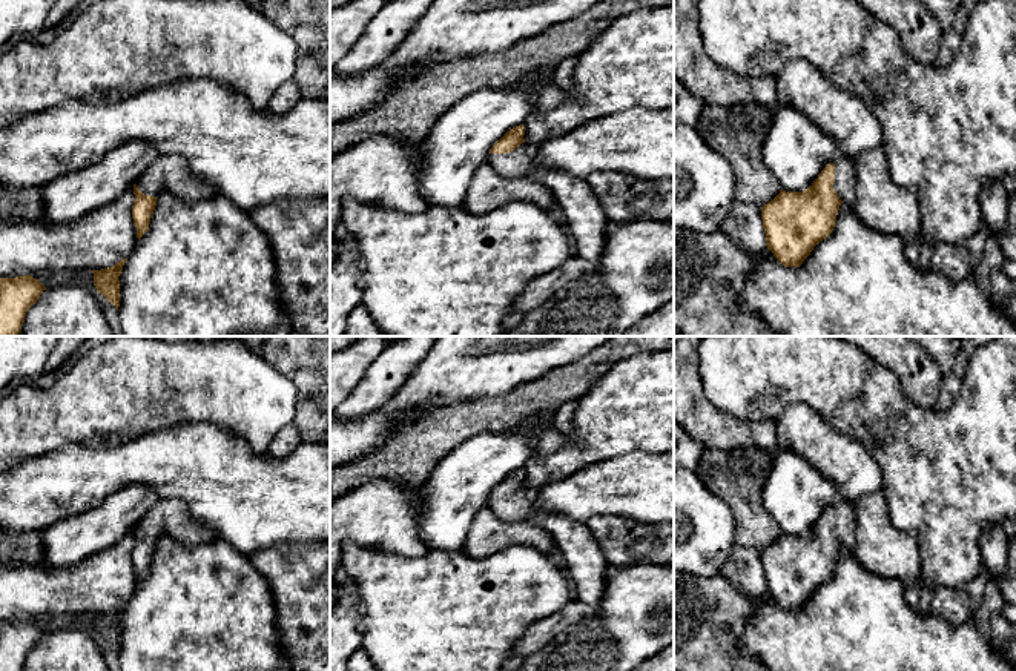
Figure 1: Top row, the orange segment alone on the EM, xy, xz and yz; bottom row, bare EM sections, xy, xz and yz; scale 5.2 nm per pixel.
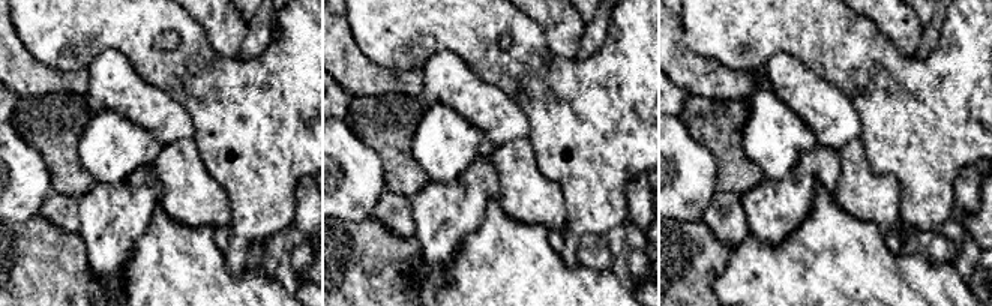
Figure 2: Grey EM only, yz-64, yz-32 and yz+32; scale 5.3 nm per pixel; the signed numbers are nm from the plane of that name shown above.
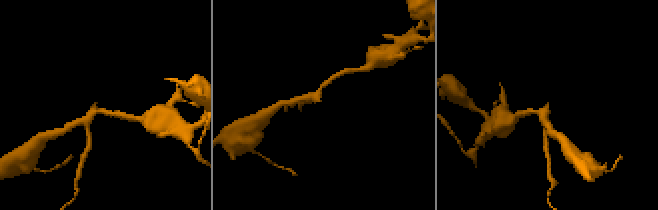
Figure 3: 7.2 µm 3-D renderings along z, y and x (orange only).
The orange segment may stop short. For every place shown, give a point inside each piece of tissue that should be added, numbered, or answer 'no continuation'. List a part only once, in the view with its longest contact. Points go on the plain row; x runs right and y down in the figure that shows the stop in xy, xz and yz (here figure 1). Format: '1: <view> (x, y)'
1: yz (844, 528)

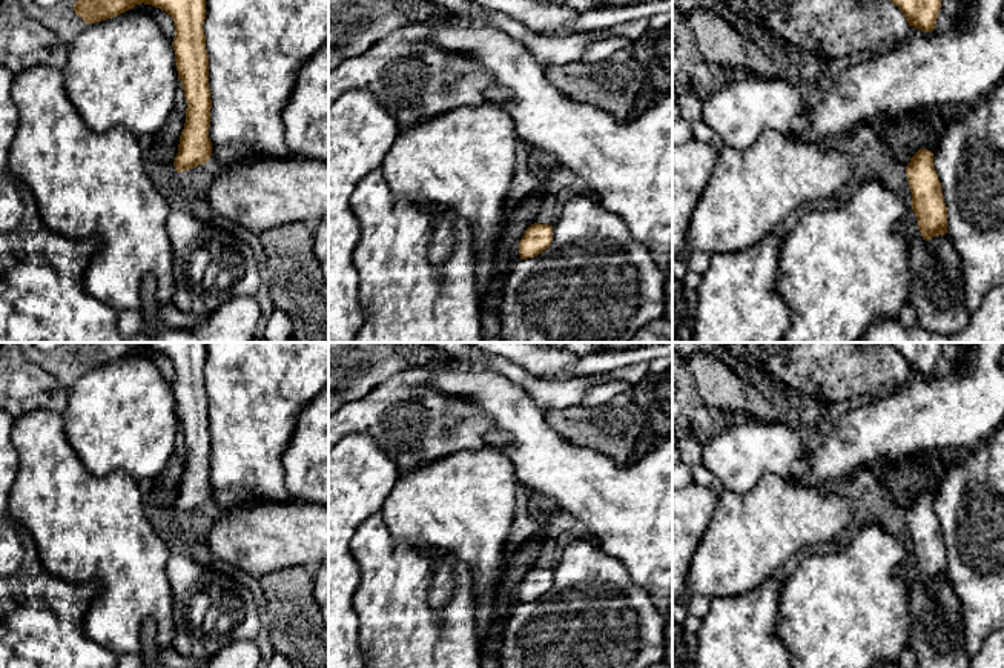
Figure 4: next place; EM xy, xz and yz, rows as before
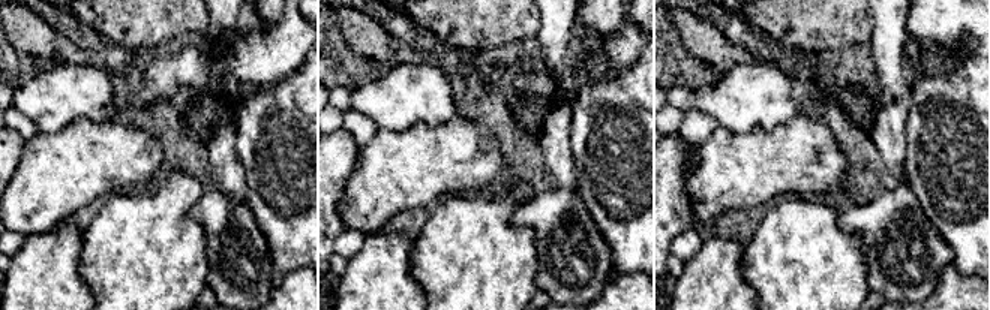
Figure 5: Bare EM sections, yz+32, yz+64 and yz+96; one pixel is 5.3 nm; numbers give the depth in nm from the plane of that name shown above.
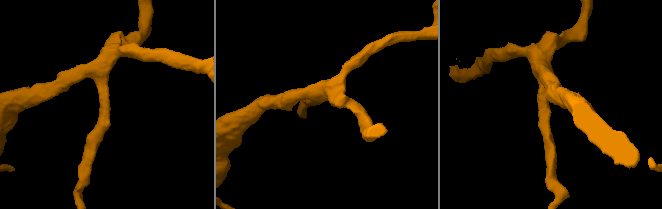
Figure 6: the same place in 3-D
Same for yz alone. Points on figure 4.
no continuation

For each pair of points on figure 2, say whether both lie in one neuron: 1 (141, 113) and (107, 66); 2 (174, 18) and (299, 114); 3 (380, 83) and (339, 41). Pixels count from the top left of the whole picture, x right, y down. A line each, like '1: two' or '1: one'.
1: one
2: one
3: one

